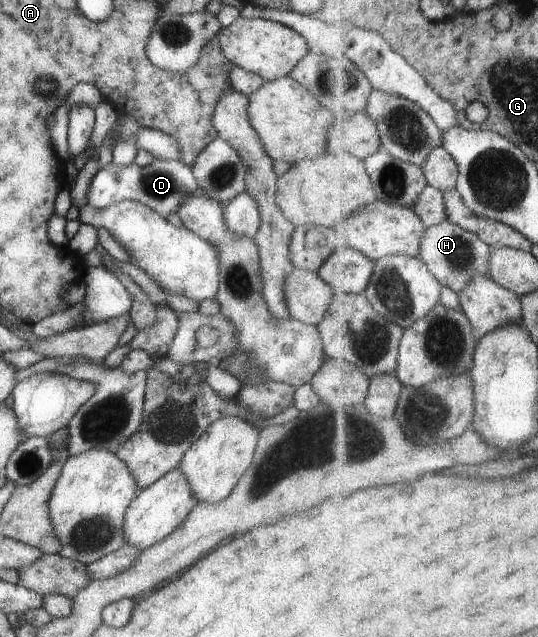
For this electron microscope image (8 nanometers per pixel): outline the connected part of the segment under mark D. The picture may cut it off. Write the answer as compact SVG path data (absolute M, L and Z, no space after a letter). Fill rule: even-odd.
M154 158L150 164L141 167L134 162L130 165L121 166L110 161L90 178L85 203L96 209L102 209L111 203L132 200L147 205L162 217L166 217L168 213L176 211L178 204L181 204L182 197L190 194L205 196L203 190L198 187L190 167L178 159Z

